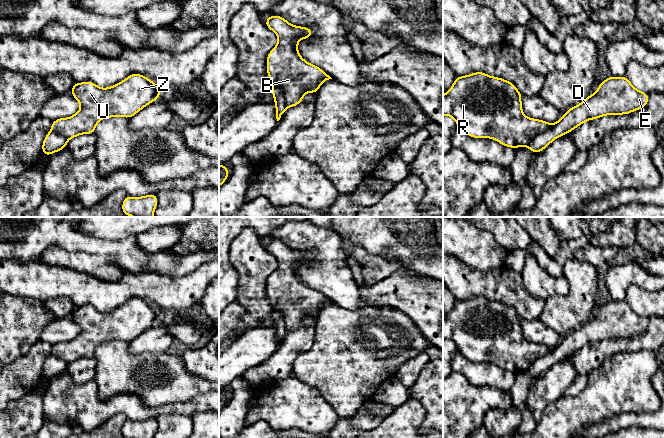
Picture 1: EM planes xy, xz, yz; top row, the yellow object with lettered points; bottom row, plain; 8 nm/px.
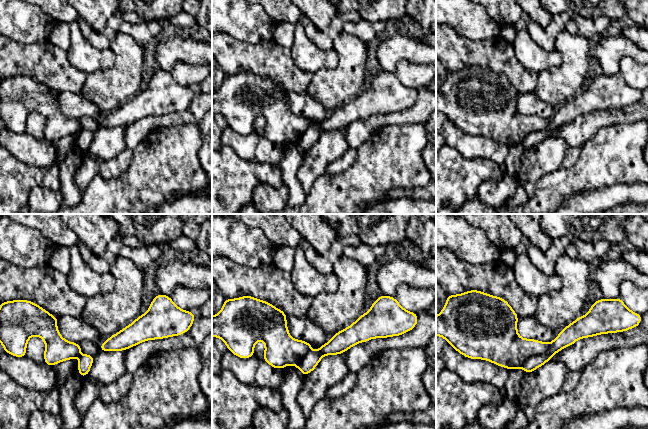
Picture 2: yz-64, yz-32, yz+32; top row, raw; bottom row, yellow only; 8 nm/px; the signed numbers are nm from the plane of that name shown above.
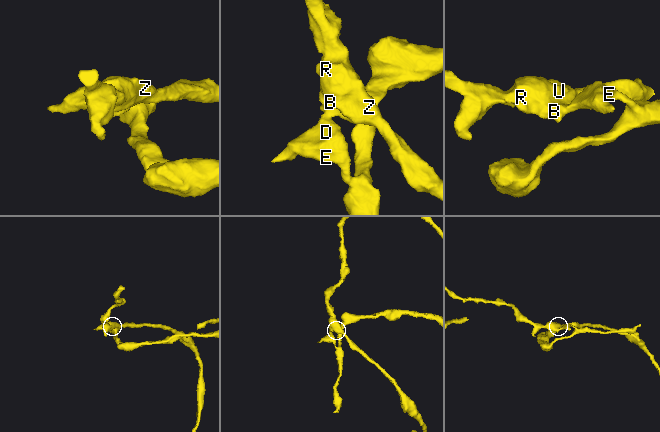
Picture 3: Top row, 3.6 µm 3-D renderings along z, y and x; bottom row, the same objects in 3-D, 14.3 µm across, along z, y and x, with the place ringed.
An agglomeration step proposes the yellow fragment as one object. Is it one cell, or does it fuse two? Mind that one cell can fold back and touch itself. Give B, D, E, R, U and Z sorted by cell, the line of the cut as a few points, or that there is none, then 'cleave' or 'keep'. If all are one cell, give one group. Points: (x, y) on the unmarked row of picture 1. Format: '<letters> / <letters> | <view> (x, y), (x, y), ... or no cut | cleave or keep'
B R U Z / D E | yz (554, 348), (550, 352), (539, 356), (527, 369) | cleave

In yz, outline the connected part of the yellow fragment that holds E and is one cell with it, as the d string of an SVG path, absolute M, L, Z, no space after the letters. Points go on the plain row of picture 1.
M610 300L600 307L594 318L568 333L551 353L536 359L528 371L533 378L537 378L554 363L570 357L587 344L598 343L604 339L630 338L642 333L648 326L649 318L638 315L626 300Z

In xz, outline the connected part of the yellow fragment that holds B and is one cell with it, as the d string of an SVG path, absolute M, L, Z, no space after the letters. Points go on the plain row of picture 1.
M269 240L265 249L278 260L277 269L267 279L267 298L273 311L280 312L288 331L295 331L303 325L307 316L318 317L318 312L326 304L332 303L321 292L305 285L298 277L298 265L309 263L313 253L290 248L282 240Z

